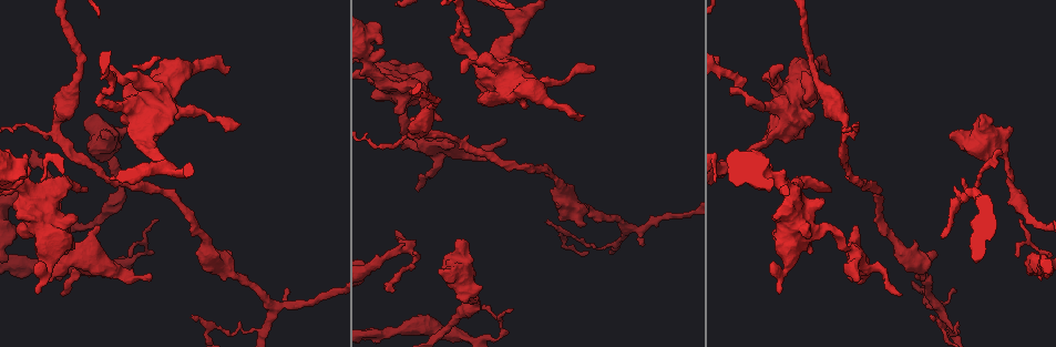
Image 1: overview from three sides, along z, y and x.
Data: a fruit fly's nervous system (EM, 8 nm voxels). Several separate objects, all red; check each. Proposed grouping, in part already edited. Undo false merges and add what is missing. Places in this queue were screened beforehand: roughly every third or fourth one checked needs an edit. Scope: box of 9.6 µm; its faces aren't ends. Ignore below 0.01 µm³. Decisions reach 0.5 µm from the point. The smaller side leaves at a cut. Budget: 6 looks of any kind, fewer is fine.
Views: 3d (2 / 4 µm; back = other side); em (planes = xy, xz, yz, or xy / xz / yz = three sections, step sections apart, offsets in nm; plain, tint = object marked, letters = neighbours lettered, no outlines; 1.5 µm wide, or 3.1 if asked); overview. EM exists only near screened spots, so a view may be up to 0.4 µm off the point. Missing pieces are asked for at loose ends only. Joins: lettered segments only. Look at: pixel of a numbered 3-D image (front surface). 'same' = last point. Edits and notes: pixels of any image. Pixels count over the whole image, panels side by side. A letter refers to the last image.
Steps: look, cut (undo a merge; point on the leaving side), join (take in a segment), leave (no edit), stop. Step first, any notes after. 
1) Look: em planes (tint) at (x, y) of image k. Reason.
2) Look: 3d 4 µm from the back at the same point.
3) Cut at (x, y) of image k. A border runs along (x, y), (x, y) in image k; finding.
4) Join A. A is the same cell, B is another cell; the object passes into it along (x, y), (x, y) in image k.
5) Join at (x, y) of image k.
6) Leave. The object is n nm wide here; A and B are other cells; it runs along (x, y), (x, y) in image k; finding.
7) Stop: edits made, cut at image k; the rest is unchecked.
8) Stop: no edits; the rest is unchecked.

Look: em xy step 8 (letters) at (397, 229) of image 1. Branch stops here.

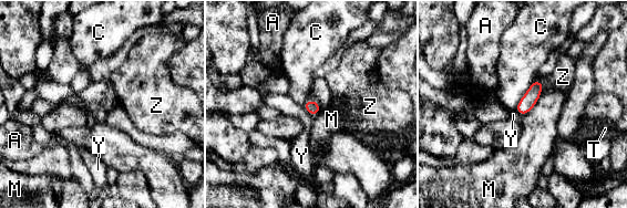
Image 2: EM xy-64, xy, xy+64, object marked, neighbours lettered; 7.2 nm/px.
Look: em planes (letters) at the same point.

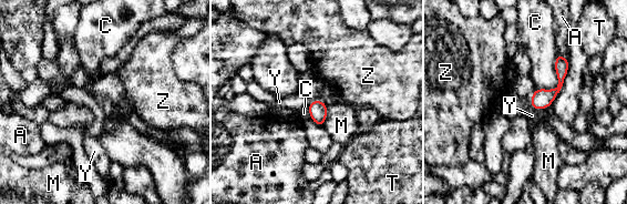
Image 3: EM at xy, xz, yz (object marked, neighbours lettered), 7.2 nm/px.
Leave. A, C, M, T, Y and Z are other cells; it runs along (562, 59), (559, 85), (534, 105) in image 3; none of them fits.

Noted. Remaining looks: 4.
Look: 3d 4 µm from the back at (95, 226) of image 1. Thick end.

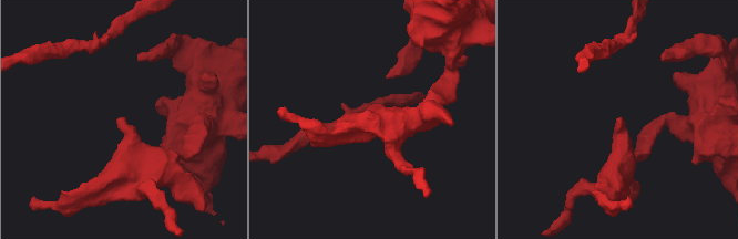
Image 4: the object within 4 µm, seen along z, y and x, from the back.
Look: em planes (letters) at (124, 119) of image 4. Shape alone is not enough.

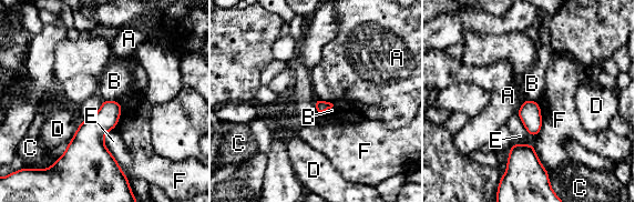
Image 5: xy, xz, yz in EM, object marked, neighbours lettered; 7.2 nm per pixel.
Leave. A, B, C, D, E and F are other cells; a border runs along (103, 100), (120, 102) in image 5; none of them fits.

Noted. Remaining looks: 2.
Look: em planes (tint) at (144, 130) of image 1. Thick turns thin.

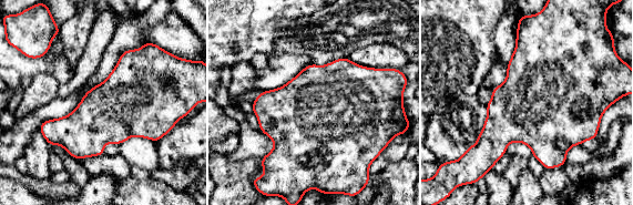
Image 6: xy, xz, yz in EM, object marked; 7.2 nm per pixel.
Look: em planes (letters) at the same point.

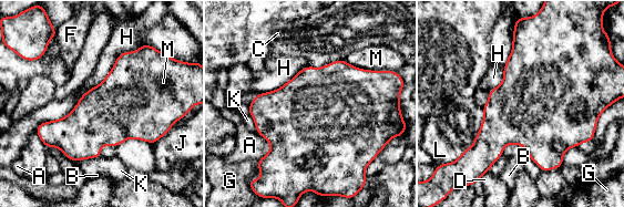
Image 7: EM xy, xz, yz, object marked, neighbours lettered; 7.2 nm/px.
Leave. A, B, C, D, F, G, H, J, K, L and M are other cells; a border runs along (101, 156), (72, 162) in image 7; continuous, no second neuron.

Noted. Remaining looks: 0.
Stop: no edits; the rest is unchecked.

